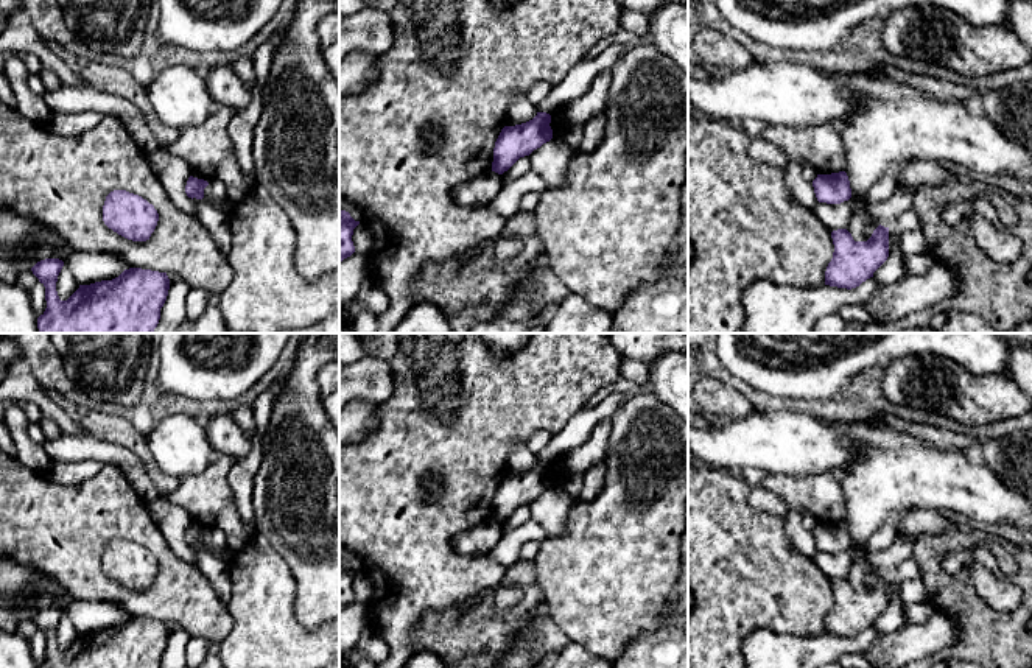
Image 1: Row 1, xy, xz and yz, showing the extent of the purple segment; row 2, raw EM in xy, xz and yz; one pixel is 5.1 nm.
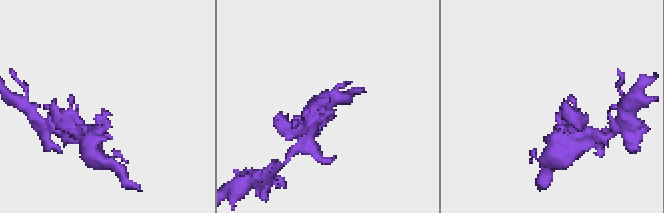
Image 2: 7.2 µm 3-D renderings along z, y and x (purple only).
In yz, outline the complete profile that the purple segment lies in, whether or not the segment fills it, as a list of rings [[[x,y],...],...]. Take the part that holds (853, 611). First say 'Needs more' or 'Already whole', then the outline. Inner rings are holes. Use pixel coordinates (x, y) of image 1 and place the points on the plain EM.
Already whole. [[[878,575],[867,590],[855,590],[847,578],[831,581],[834,601],[825,620],[825,634],[856,637],[889,606],[889,576]]]

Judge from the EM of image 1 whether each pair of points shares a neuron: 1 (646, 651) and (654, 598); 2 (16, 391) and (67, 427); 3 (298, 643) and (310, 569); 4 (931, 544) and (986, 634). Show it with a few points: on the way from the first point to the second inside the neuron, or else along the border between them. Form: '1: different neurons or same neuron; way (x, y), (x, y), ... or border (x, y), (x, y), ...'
1: different neurons; border (671, 626), (642, 632), (623, 651)
2: same neuron; way (28, 391), (35, 393), (56, 414)
3: different neurons; border (294, 587), (294, 617), (313, 631)
4: same neuron; way (931, 566), (934, 576), (970, 612)

